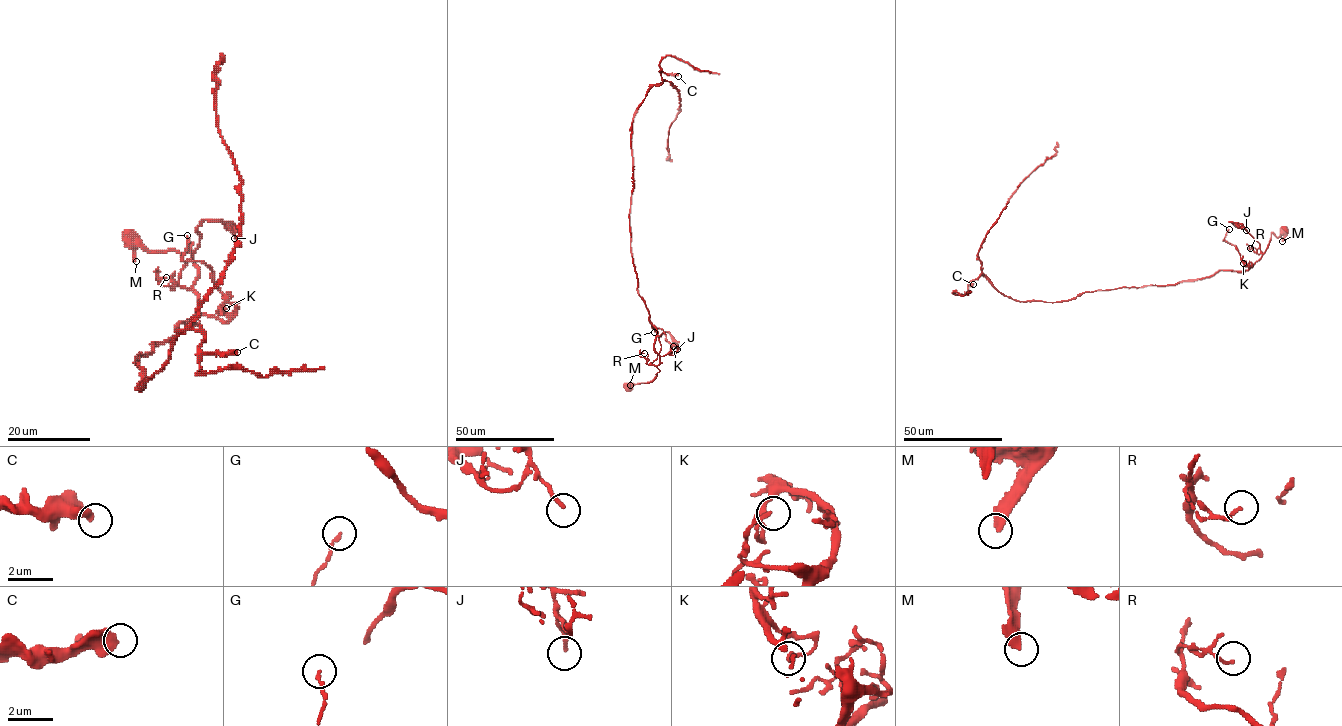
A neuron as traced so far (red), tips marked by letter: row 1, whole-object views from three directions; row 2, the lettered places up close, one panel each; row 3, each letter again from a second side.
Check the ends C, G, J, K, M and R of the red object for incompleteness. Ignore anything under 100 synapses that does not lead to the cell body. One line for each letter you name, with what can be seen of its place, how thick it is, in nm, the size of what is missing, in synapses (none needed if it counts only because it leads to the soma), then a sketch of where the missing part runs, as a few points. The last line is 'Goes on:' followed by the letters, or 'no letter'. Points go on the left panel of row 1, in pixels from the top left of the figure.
Goes on: no letter

